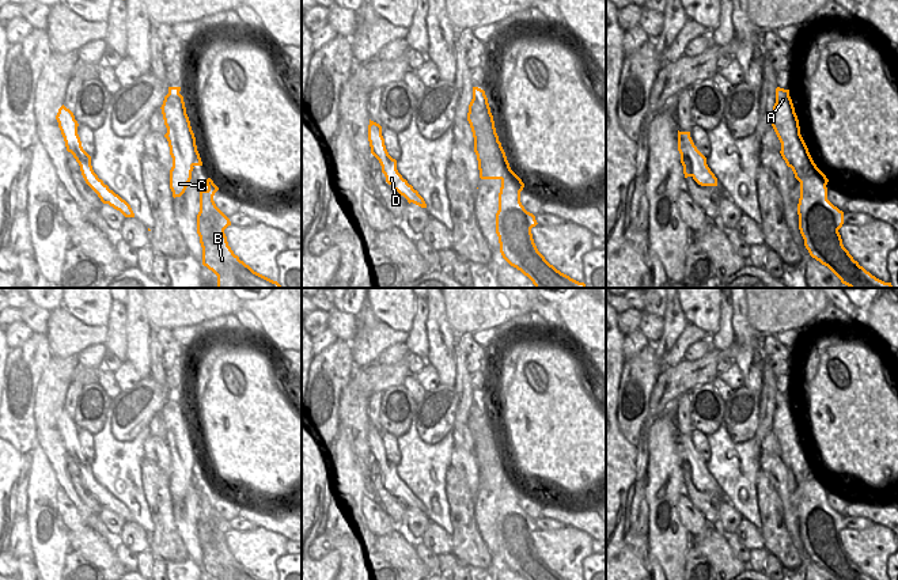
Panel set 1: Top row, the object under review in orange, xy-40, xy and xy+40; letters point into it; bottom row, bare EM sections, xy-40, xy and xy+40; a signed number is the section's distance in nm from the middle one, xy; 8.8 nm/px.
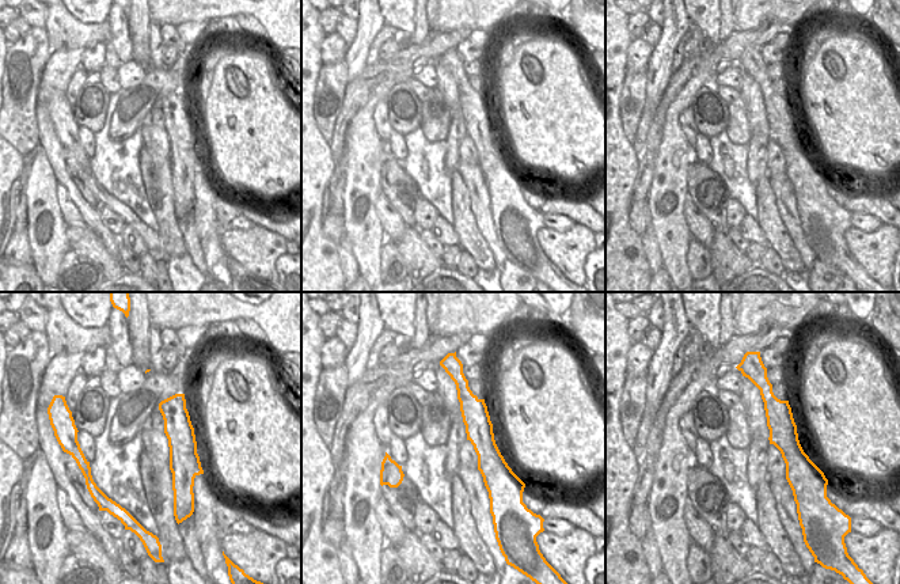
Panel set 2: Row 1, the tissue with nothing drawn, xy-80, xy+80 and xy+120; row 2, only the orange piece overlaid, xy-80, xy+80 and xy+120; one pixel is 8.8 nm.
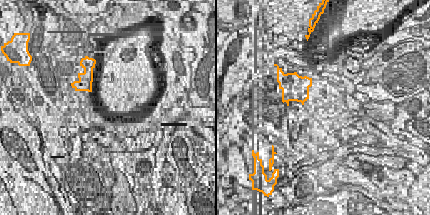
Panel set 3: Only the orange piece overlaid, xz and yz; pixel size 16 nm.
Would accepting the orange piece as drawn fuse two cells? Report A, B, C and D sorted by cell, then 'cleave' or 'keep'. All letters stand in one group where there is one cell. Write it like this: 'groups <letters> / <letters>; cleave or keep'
groups A B / C D; cleave

